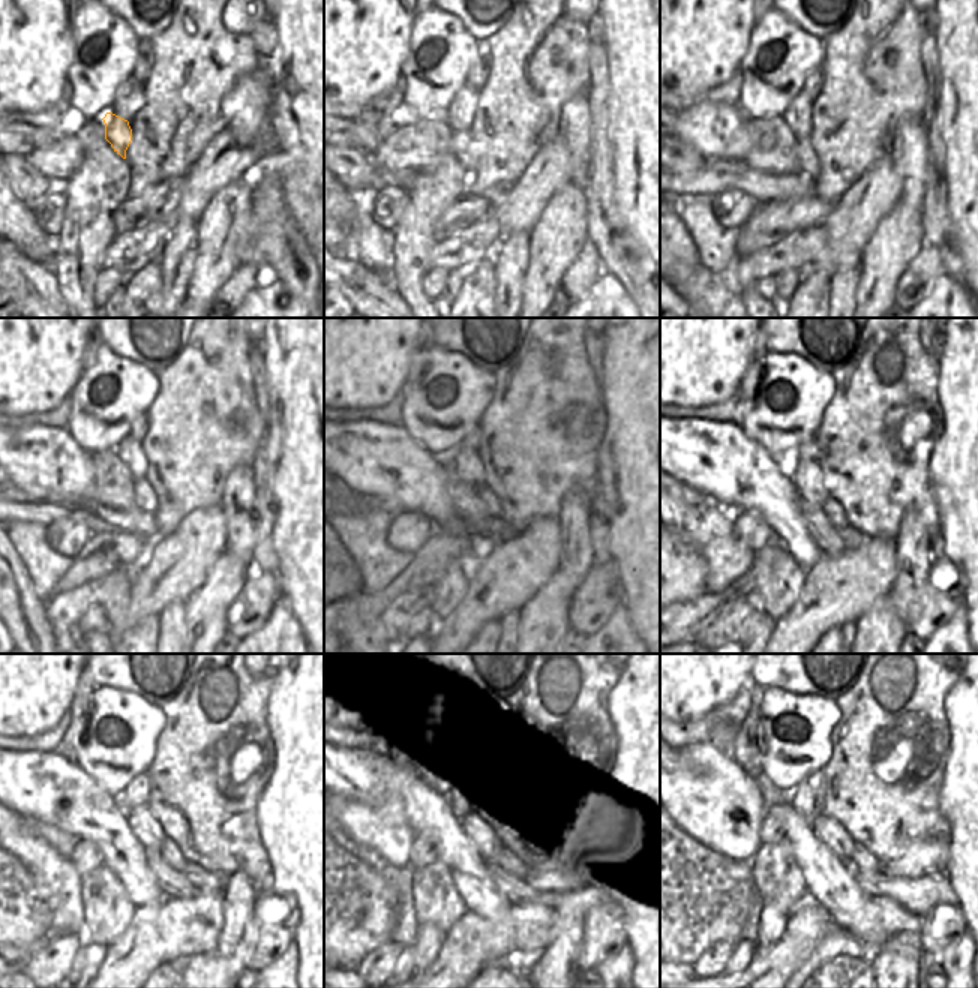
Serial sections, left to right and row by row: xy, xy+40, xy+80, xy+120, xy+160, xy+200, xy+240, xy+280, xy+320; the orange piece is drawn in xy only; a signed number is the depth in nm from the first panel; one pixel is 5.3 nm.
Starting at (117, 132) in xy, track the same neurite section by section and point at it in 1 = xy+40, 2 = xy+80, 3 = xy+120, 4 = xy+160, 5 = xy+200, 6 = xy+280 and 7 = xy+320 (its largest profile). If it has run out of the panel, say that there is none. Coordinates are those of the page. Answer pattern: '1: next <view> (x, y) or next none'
1: next xy+40 (461, 140)
2: next xy+80 (807, 159)
3: next xy+120 (144, 496)
4: next xy+160 (486, 496)
5: next xy+200 (833, 510)
6: next xy+280 (513, 859)
7: next xy+320 (863, 862)

